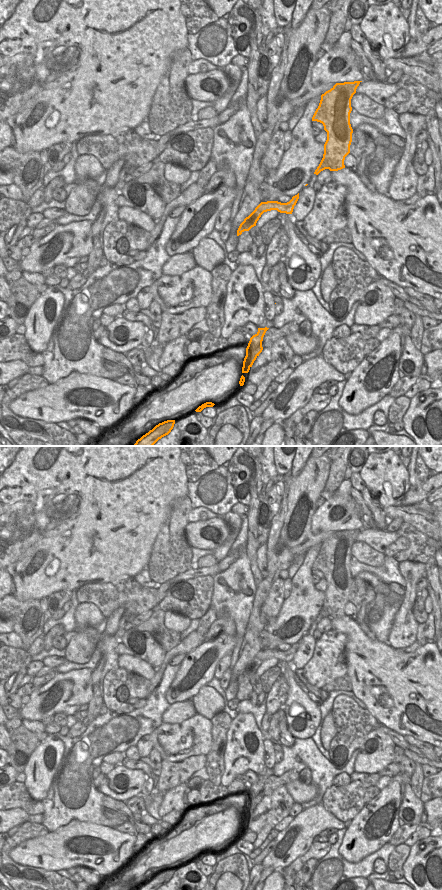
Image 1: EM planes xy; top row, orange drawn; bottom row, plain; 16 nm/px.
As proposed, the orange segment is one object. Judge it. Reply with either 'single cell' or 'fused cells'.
fused cells

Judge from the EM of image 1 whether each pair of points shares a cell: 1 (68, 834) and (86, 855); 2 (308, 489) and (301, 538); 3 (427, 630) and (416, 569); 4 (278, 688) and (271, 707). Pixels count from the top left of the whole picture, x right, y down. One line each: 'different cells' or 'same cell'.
1: same cell
2: same cell
3: different cells
4: same cell

